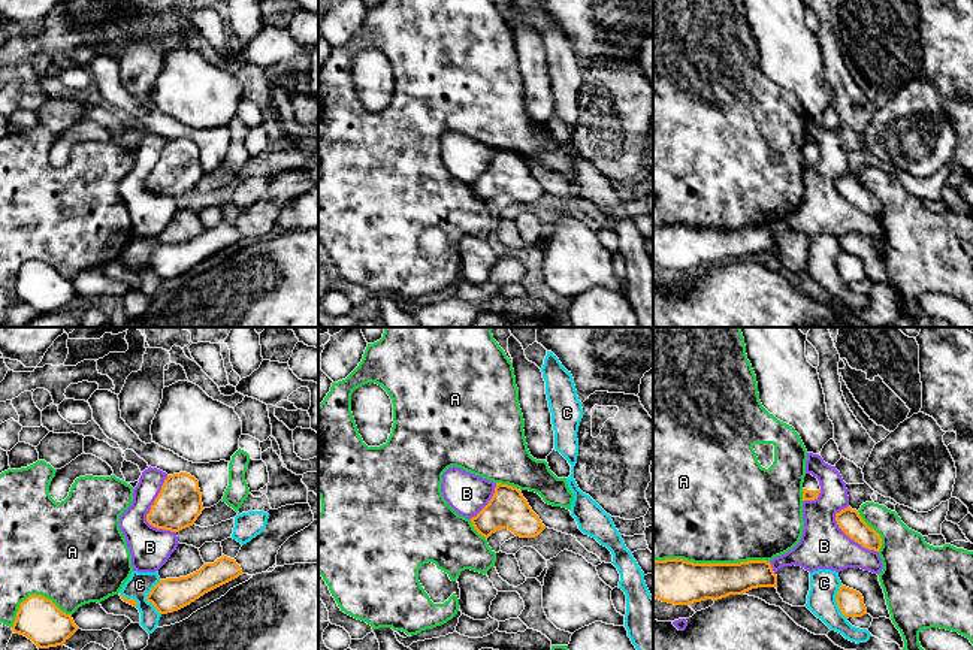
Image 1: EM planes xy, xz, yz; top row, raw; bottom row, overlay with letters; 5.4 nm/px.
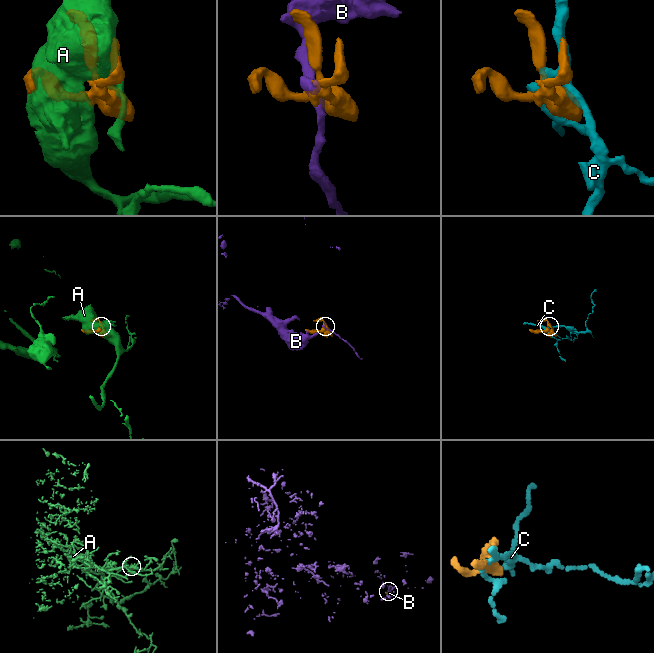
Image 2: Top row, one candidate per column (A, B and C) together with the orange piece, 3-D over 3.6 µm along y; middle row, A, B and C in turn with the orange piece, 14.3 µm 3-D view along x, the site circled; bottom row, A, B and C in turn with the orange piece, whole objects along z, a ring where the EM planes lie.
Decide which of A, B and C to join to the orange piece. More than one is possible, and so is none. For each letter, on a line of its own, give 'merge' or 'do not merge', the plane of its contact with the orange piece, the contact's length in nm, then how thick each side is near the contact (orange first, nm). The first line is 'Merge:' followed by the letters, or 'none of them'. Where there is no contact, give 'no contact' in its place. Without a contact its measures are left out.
Merge: none of them
A: do not merge; contact in yz; length 600 nm; calibres 240 and 500 nm
B: do not merge; contact in xy; length 320 nm; calibres 240 and 220 nm
C: do not merge; contact in xy; length 190 nm; calibres 180 and 140 nm

